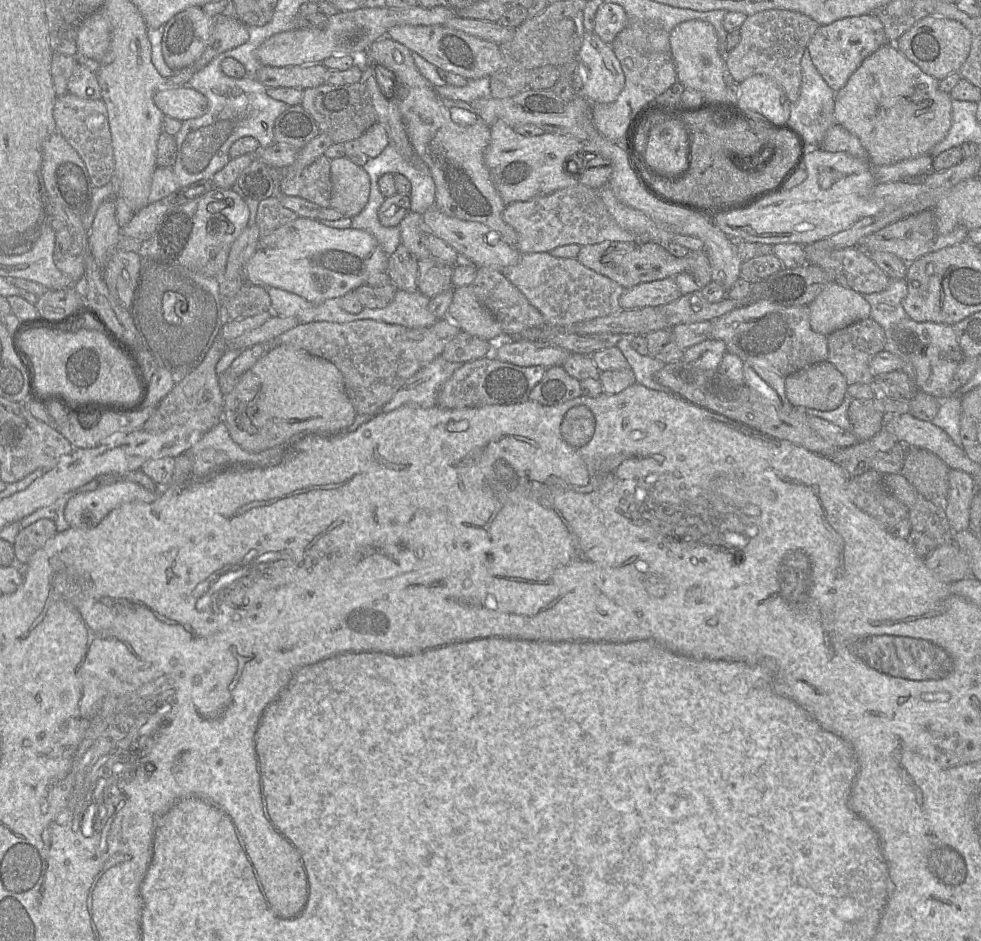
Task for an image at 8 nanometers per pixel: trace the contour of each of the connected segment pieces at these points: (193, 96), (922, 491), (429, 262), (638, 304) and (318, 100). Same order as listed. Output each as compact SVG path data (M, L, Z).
M189 85L158 90L154 103L166 117L184 122L209 110L208 99Z
M905 447L901 474L920 496L944 506L949 491L950 468L928 450Z
M431 256L428 259L419 259L418 268L418 290L425 296L433 298L452 286L454 266Z
M667 277L647 283L641 283L624 289L620 296L621 309L633 310L643 307L659 307L673 302L681 293L675 277Z
M361 81L346 85L323 83L318 87L305 89L301 106L312 115L319 132L327 133L333 143L344 144L359 139L367 129L378 122L371 97Z

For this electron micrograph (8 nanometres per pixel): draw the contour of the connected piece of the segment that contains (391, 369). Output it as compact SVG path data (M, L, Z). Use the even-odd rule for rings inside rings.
M449 317L424 328L407 328L371 319L342 324L314 321L299 323L270 346L291 346L332 362L344 377L346 392L356 413L372 417L381 412L409 378L440 356L444 347L460 332L460 327Z

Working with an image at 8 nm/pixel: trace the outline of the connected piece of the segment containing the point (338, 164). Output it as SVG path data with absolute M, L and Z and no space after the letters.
M346 156L331 160L330 206L352 218L366 206L370 195L370 177L362 166Z

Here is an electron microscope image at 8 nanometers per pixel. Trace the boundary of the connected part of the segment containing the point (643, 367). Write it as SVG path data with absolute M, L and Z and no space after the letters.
M623 334L617 342L617 347L629 363L636 383L653 390L666 390L656 379L656 373L665 365L650 355L641 355L632 347L635 334Z

